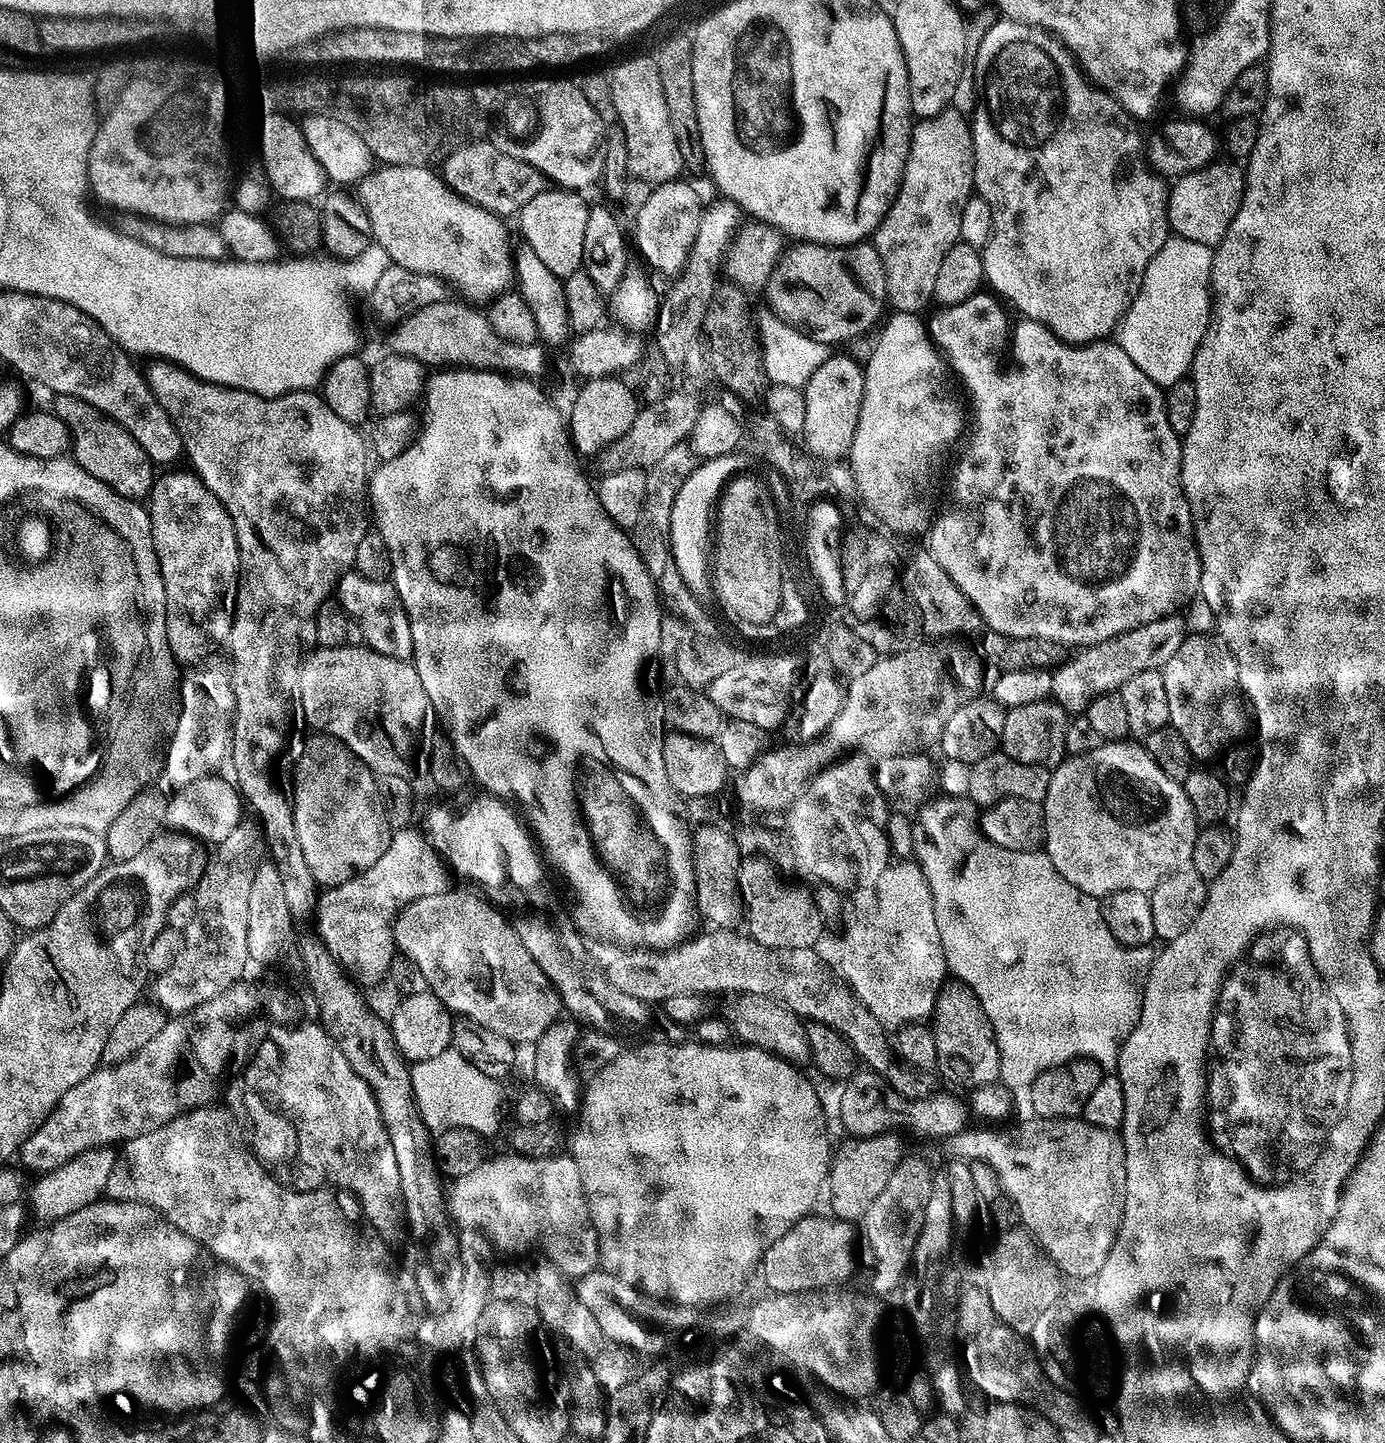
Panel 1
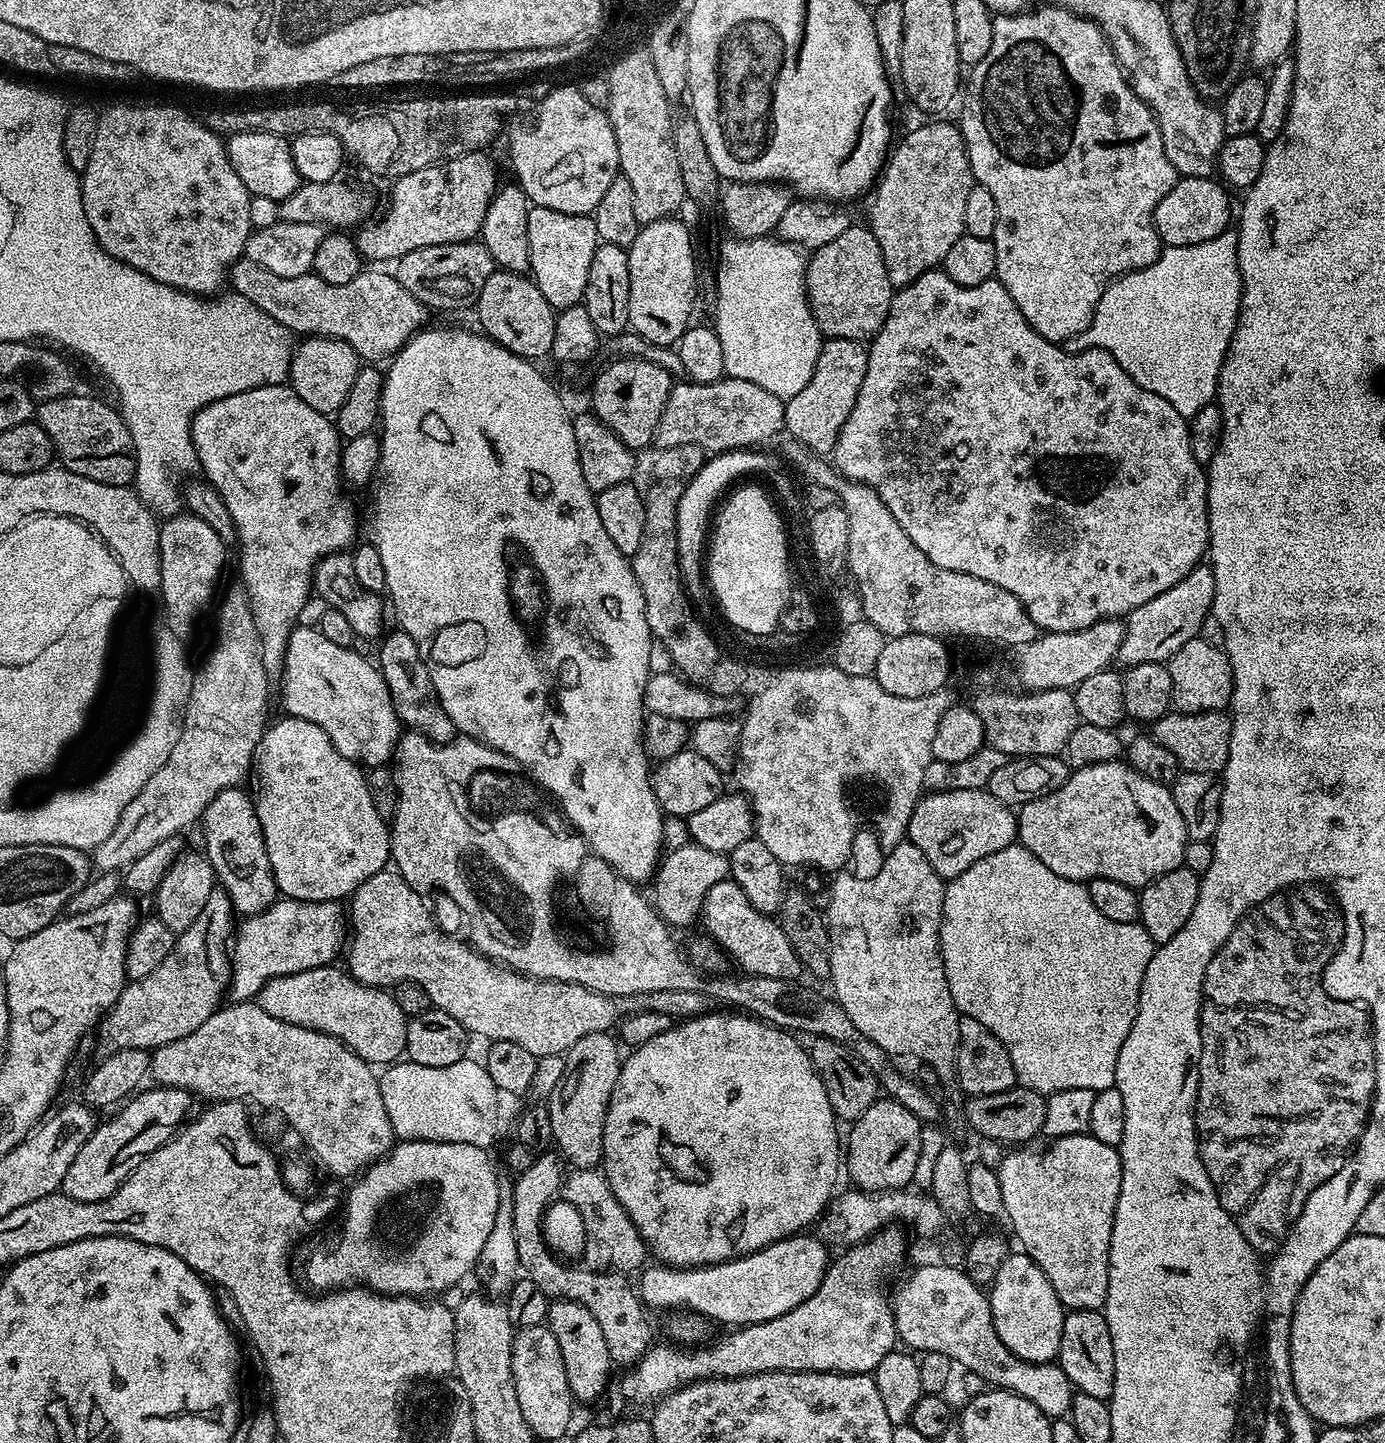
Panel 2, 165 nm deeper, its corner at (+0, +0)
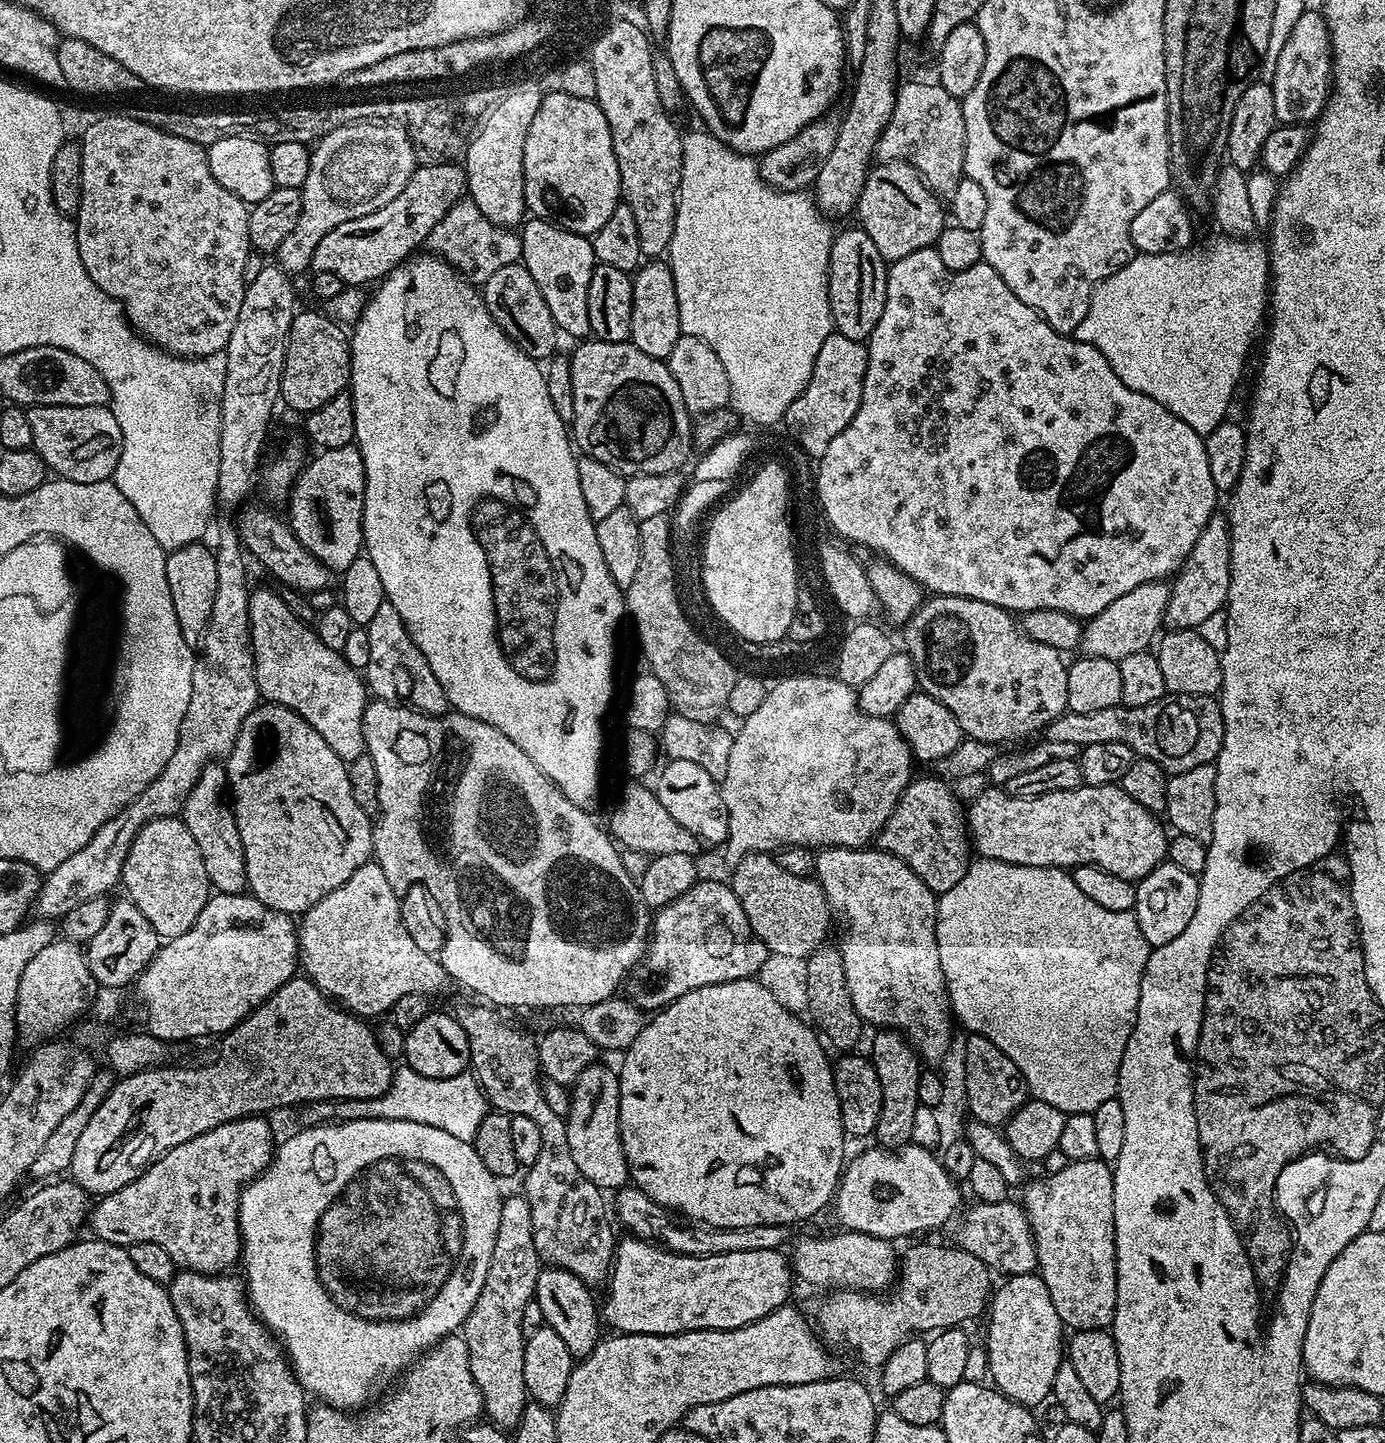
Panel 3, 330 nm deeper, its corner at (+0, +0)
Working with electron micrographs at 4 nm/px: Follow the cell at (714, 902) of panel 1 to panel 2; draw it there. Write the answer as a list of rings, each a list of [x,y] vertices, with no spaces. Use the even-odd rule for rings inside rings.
[[[689,842],[679,850],[667,853],[659,861],[654,873],[656,885],[650,891],[650,900],[660,919],[669,929],[688,928],[701,919],[704,911],[704,899],[710,889],[718,886],[718,882],[729,879],[728,857],[725,853],[706,850],[706,846],[698,846]]]

